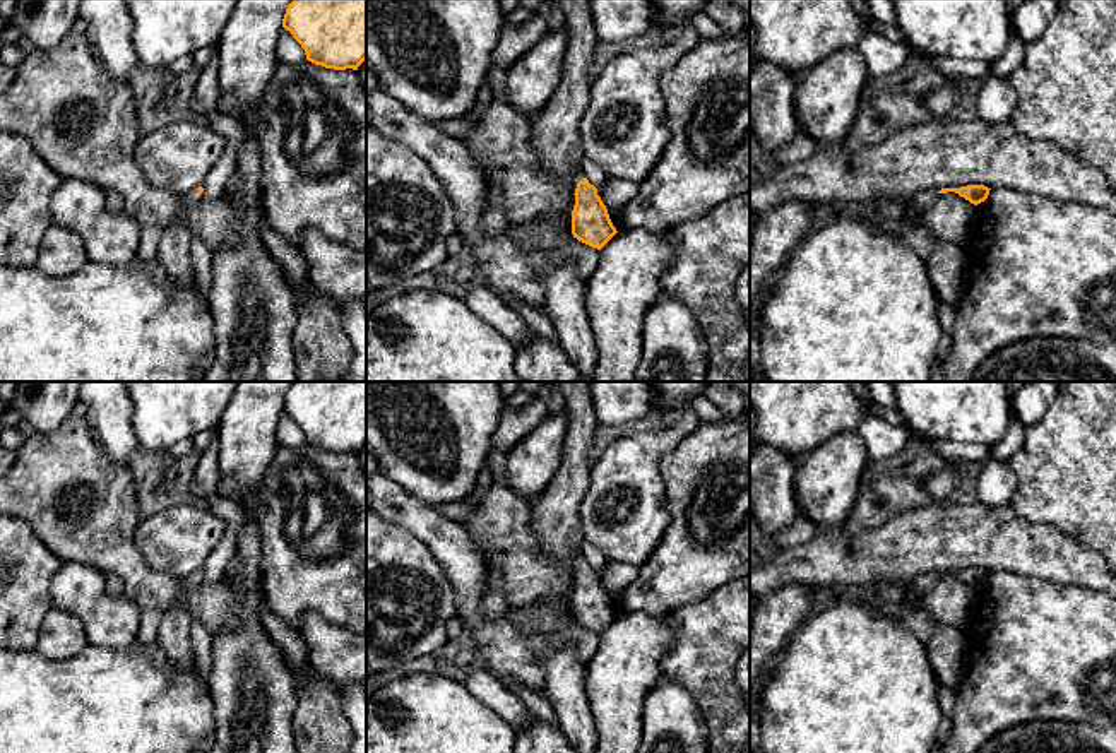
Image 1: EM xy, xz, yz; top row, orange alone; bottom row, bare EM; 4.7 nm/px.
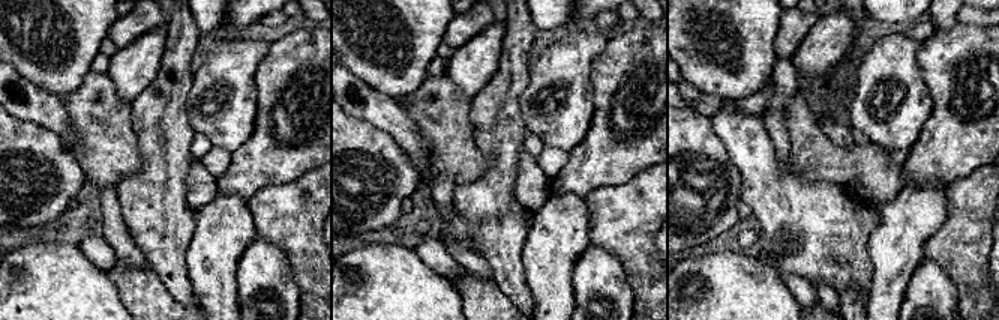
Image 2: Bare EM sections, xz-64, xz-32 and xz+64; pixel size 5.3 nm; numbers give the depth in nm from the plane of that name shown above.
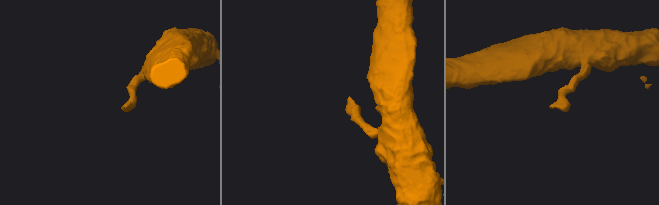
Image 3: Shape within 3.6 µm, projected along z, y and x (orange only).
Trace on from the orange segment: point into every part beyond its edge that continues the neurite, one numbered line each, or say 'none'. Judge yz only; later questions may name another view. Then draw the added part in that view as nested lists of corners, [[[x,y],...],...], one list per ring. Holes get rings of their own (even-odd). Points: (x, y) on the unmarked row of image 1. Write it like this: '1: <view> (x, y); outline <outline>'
none

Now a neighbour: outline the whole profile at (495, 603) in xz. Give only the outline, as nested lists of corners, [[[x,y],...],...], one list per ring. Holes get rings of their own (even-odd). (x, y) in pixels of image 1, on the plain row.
[[[495,561],[490,563],[488,587],[484,594],[484,614],[490,620],[500,620],[510,604],[503,594],[500,570]]]

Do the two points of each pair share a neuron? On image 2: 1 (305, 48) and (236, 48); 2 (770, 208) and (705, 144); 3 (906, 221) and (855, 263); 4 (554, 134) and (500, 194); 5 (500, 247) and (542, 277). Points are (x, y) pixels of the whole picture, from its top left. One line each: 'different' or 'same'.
1: different
2: different
3: different
4: different
5: different

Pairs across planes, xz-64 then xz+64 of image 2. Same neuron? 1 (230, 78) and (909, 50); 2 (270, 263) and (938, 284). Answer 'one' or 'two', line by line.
1: one
2: one

